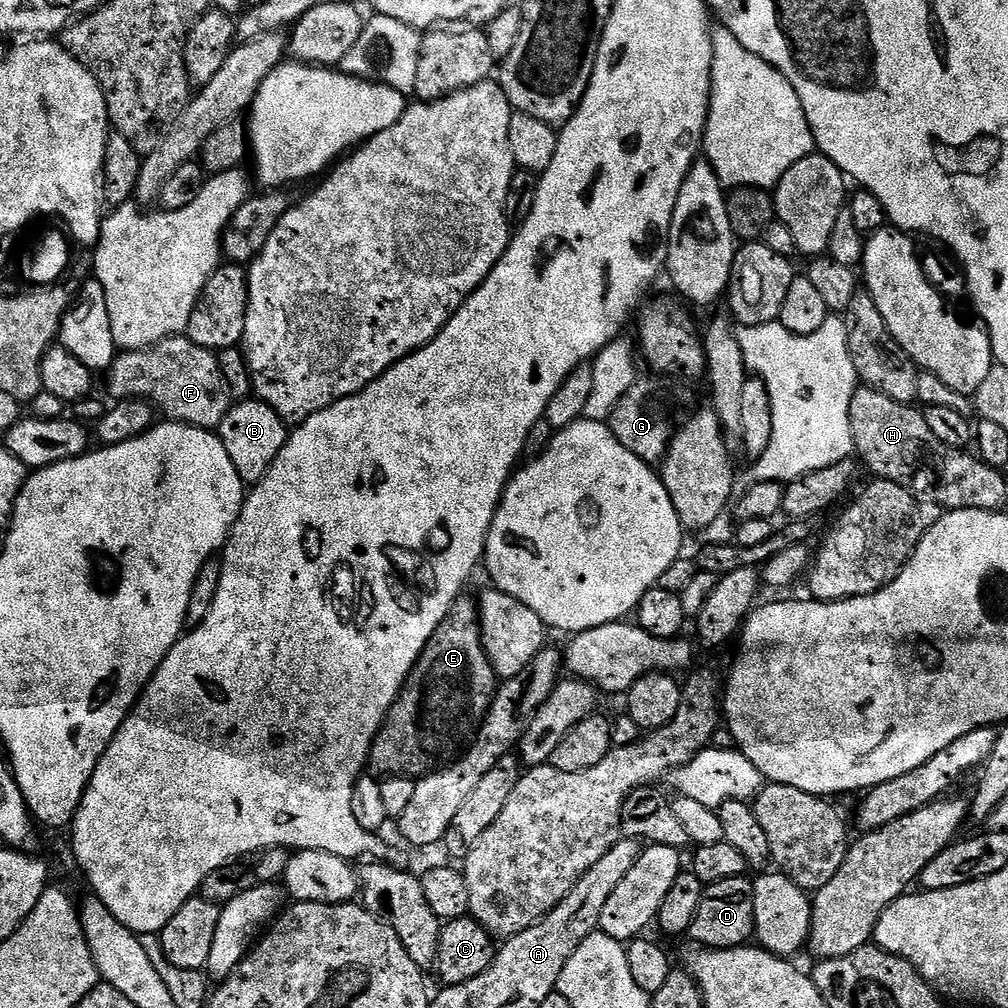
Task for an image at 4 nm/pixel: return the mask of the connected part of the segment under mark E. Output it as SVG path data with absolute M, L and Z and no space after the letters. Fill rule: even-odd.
M462 594L434 630L408 681L401 686L372 743L367 771L377 778L419 778L456 763L475 740L497 687L498 677L482 642L477 601Z

